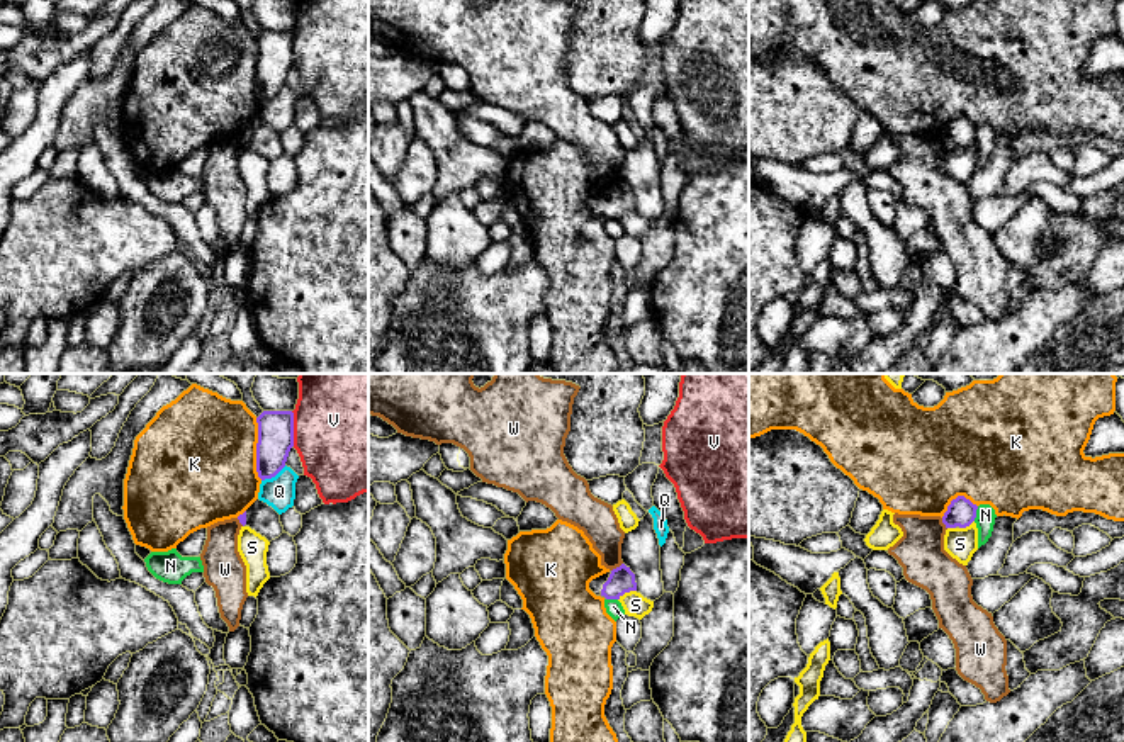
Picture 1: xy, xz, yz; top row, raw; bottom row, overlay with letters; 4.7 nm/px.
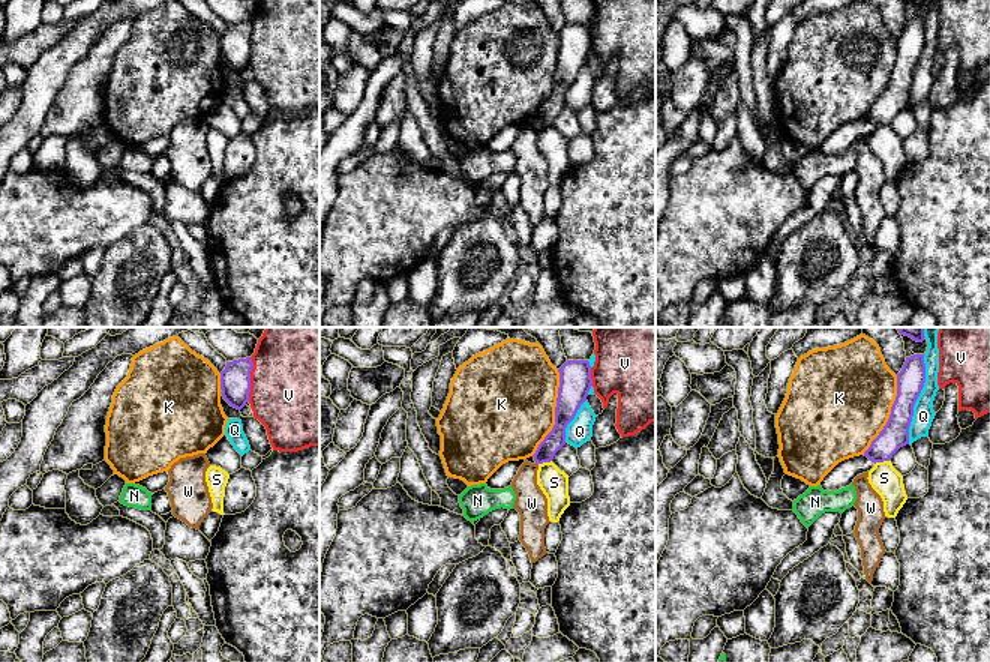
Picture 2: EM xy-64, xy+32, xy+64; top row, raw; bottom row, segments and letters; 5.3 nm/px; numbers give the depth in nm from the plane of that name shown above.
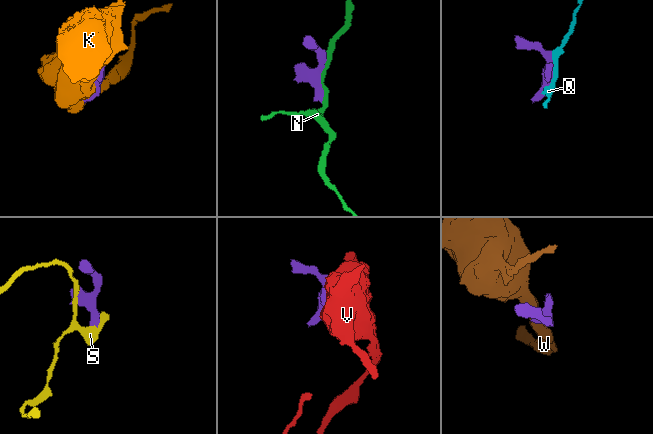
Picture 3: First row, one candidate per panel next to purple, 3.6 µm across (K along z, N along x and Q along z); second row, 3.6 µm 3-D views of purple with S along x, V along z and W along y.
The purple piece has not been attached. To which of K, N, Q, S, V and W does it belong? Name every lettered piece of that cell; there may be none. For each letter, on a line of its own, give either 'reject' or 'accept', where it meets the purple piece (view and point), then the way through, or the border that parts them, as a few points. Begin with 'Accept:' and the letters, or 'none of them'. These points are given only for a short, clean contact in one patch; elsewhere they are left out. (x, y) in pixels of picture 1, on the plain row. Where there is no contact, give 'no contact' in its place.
Accept: none of them
K: reject; meets purple in xy at (257, 68)
N: reject; meets purple in yz at (975, 133)
Q: reject; meets purple in xy at (274, 95)
S: reject; meets purple in xz at (627, 211)
V: reject; meets purple in xy at (292, 48); border along xy (291, 31), (294, 65)
W: reject; meets purple in xz at (617, 187); border along xz (622, 182), (612, 191)

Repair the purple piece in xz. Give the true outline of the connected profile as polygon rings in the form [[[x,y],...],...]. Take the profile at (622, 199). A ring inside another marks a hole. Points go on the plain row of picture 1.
[[[621,183],[620,187],[593,199],[589,209],[604,219],[620,219],[625,212],[637,211],[635,194]]]

